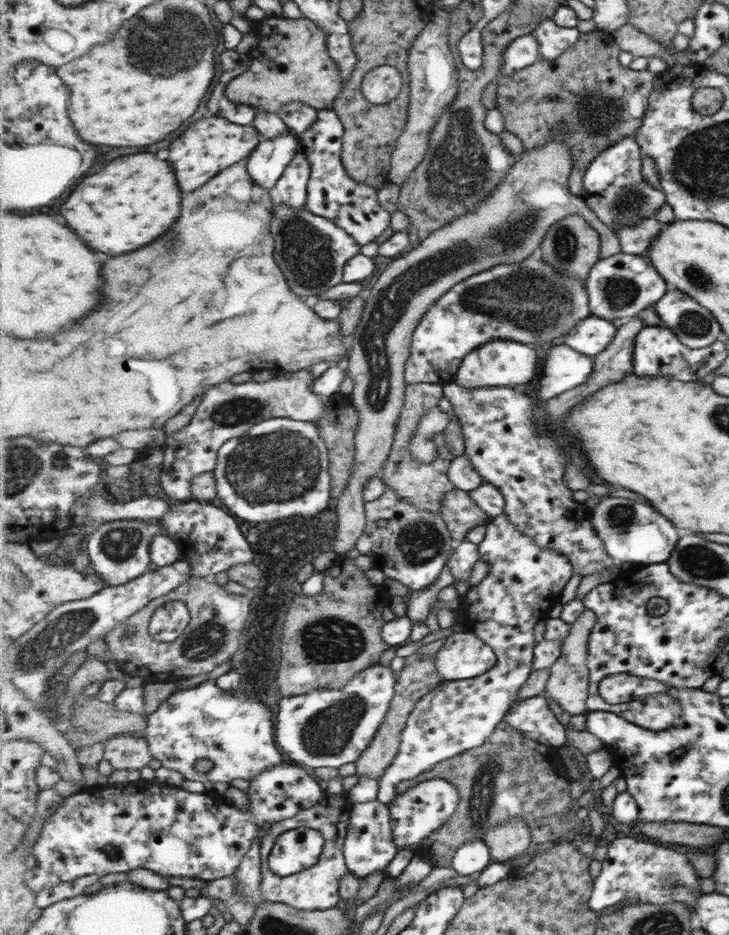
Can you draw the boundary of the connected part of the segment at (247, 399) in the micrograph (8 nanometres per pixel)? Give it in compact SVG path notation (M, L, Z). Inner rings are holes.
M333 362L316 364L309 370L291 373L288 377L276 376L265 382L249 381L233 384L230 380L210 386L203 401L187 428L169 436L164 451L162 489L174 502L190 498L193 478L214 472L218 466L220 449L233 438L245 436L253 426L273 418L291 418L302 422L315 422L325 416L324 397L312 389L312 384L333 366Z

